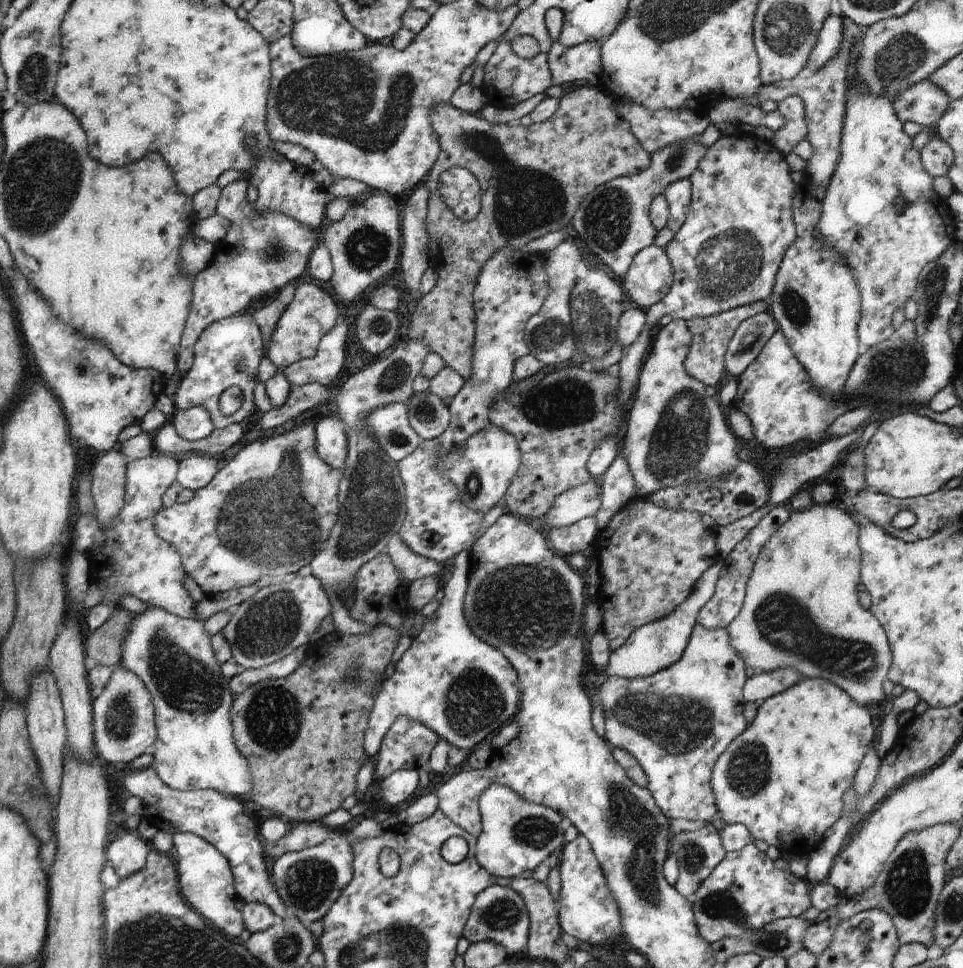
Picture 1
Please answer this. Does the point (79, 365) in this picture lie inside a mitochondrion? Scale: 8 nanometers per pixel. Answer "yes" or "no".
yes

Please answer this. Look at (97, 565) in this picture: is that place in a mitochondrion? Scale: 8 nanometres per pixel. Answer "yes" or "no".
no

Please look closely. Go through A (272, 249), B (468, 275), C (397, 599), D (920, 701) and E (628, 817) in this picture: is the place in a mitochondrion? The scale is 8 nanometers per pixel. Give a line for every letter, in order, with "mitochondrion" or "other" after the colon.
A: mitochondrion
B: other
C: other
D: other
E: mitochondrion

